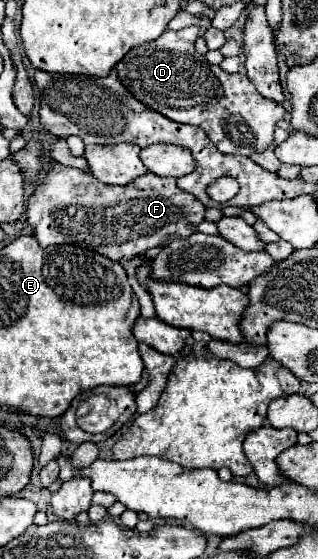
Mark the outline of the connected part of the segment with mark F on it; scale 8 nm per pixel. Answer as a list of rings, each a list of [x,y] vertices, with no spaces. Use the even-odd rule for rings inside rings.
[[[52,162],[46,168],[46,174],[36,184],[32,196],[28,198],[28,210],[26,210],[26,222],[34,232],[34,238],[42,248],[52,244],[82,244],[114,262],[130,260],[146,252],[146,248],[166,246],[174,238],[186,238],[196,232],[196,226],[204,220],[204,204],[198,202],[192,194],[180,190],[176,186],[174,178],[160,178],[154,174],[140,176],[138,180],[132,180],[124,186],[108,186],[98,182],[92,174],[62,166],[58,162]]]

